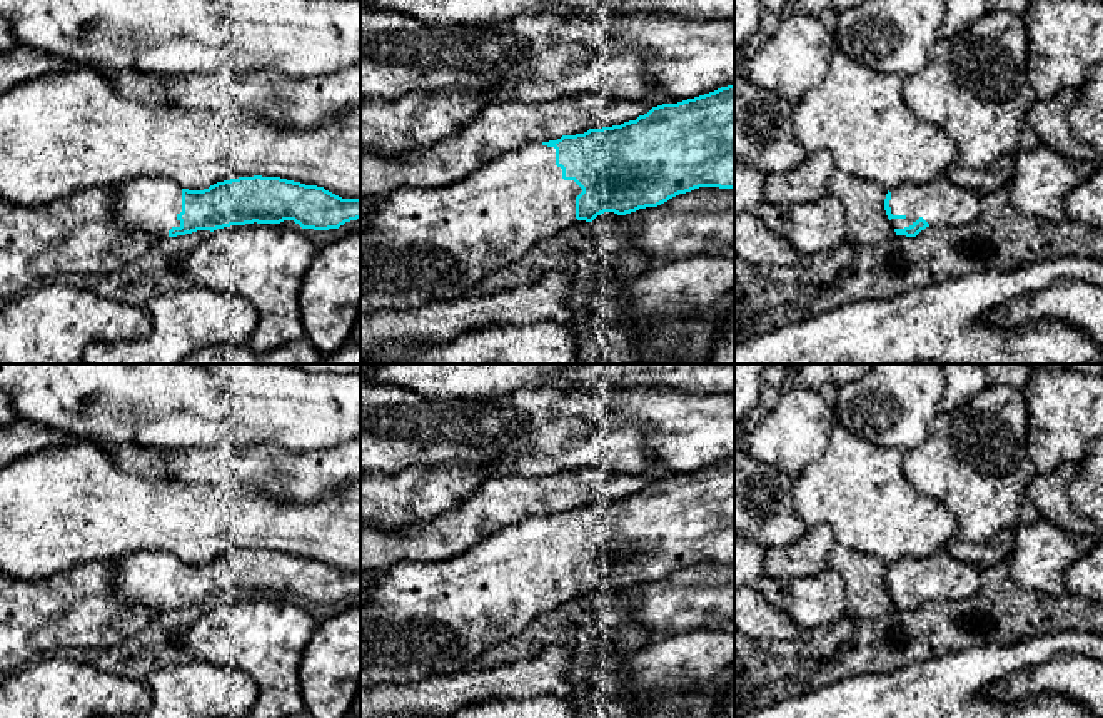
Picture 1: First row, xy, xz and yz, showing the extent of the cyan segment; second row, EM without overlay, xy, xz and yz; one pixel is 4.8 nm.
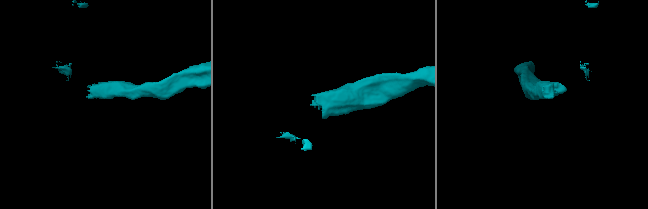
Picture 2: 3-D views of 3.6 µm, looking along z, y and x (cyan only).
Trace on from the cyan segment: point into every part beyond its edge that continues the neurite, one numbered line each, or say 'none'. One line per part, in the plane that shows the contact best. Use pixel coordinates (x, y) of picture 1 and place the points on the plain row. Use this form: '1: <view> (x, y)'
1: xz (418, 618)

